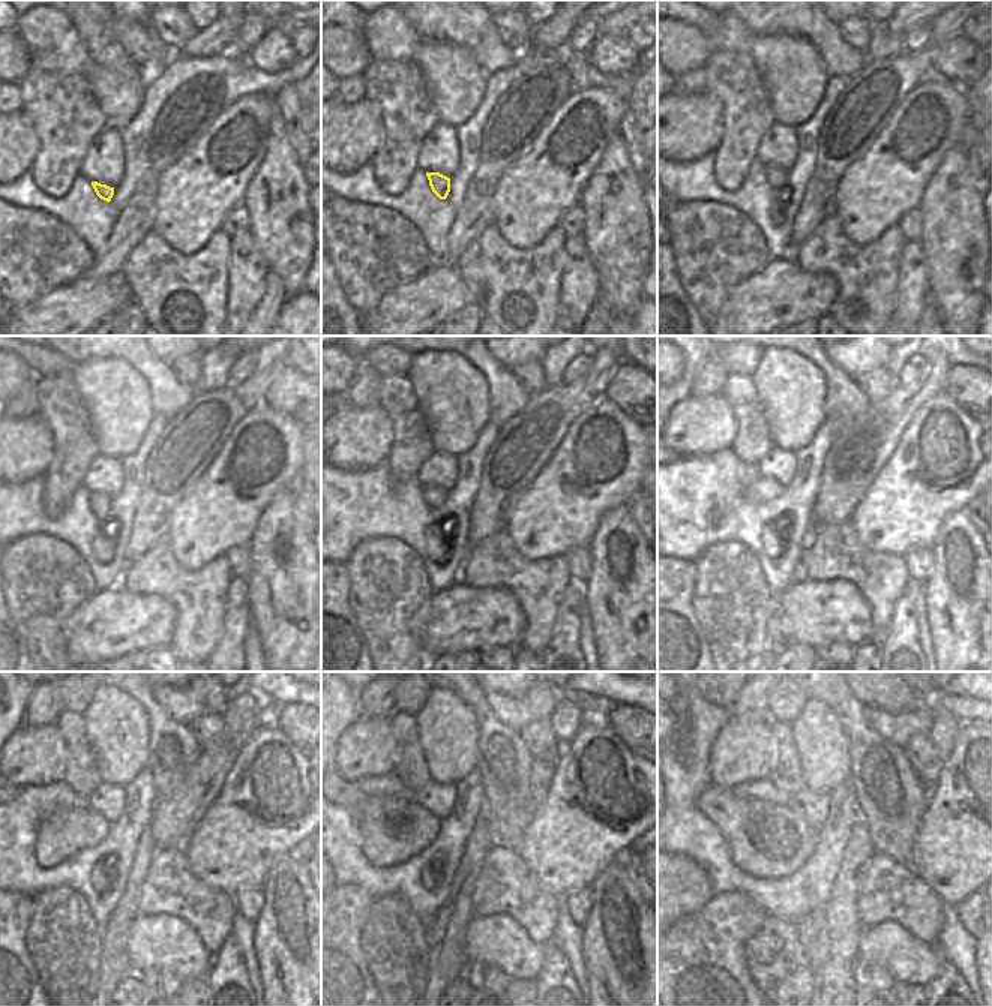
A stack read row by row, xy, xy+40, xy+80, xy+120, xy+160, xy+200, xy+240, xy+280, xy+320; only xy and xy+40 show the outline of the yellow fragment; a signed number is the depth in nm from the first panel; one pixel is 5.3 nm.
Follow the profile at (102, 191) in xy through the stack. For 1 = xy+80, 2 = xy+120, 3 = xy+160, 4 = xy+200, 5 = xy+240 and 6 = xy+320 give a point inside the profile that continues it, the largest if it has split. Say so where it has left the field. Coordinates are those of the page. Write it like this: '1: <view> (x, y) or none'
1: xy+80 (776, 177)
2: xy+120 (99, 502)
3: xy+160 (434, 497)
4: xy+200 (761, 491)
5: xy+240 (63, 834)
6: xy+320 (767, 840)

